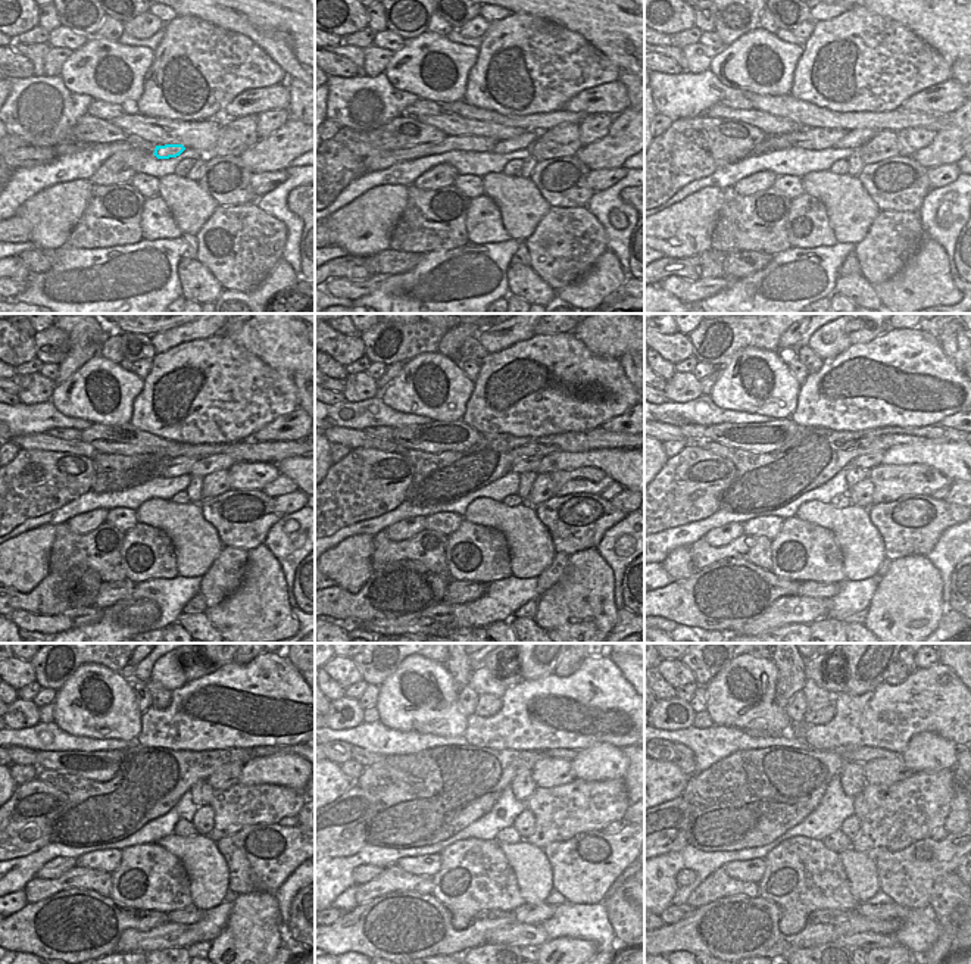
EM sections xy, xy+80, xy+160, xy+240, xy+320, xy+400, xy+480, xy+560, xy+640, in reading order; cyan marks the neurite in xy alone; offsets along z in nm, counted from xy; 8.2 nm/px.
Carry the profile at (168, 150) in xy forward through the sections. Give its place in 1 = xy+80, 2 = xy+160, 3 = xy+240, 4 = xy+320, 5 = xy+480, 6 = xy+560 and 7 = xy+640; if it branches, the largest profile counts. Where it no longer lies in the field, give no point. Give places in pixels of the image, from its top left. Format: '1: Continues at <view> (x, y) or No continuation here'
1: Continues at xy+80 (524, 142)
2: Continues at xy+160 (855, 139)
3: Continues at xy+240 (206, 465)
4: Continues at xy+320 (614, 461)
5: Continues at xy+480 (280, 768)
6: Continues at xy+560 (598, 763)
7: Continues at xy+640 (926, 751).

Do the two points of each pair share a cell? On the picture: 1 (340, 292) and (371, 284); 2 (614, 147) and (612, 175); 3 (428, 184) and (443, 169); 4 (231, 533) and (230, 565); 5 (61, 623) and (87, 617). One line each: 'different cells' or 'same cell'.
1: same cell
2: different cells
3: same cell
4: different cells
5: same cell

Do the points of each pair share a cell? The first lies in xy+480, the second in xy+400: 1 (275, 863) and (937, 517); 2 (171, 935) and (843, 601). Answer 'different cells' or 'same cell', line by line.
1: same cell
2: different cells

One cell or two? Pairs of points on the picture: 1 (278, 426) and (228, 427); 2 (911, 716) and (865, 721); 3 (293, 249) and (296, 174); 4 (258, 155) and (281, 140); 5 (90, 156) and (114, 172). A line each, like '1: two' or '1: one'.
1: two
2: one
3: one
4: one
5: two

